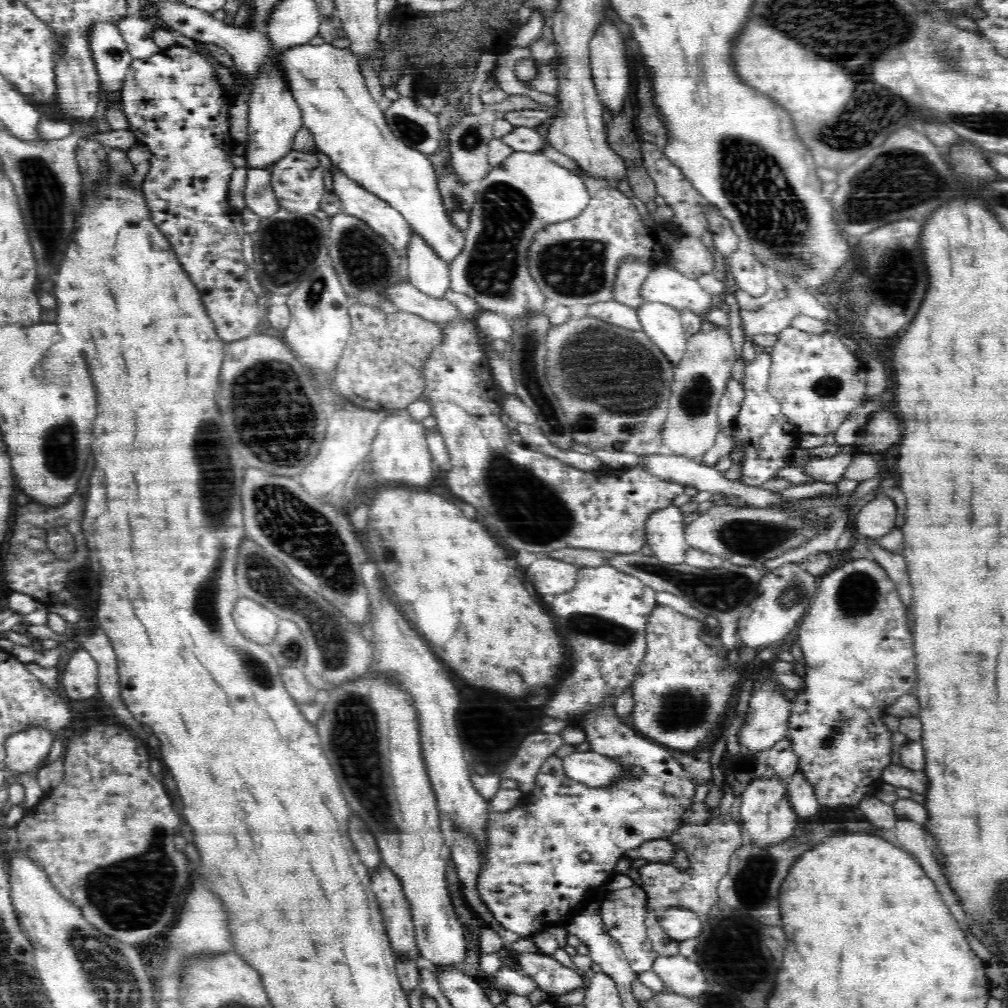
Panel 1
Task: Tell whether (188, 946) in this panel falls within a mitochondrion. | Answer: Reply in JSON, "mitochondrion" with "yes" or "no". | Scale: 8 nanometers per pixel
{"mitochondrion":"no"}

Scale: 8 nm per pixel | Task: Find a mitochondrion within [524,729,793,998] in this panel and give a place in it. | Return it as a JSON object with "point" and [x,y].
{"point":[757,873]}

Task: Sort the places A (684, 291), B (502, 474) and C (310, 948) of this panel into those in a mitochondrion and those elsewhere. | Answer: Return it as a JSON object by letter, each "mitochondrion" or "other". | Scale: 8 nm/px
{"A":"other","B":"mitochondrion","C":"other"}

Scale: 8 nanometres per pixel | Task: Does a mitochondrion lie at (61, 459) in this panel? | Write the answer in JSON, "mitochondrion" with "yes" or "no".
{"mitochondrion":"yes"}

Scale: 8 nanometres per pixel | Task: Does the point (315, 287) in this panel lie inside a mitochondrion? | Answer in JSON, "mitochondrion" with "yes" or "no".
{"mitochondrion":"yes"}

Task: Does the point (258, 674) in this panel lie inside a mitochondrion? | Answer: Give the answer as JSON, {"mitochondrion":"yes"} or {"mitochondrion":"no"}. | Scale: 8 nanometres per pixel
{"mitochondrion":"yes"}

